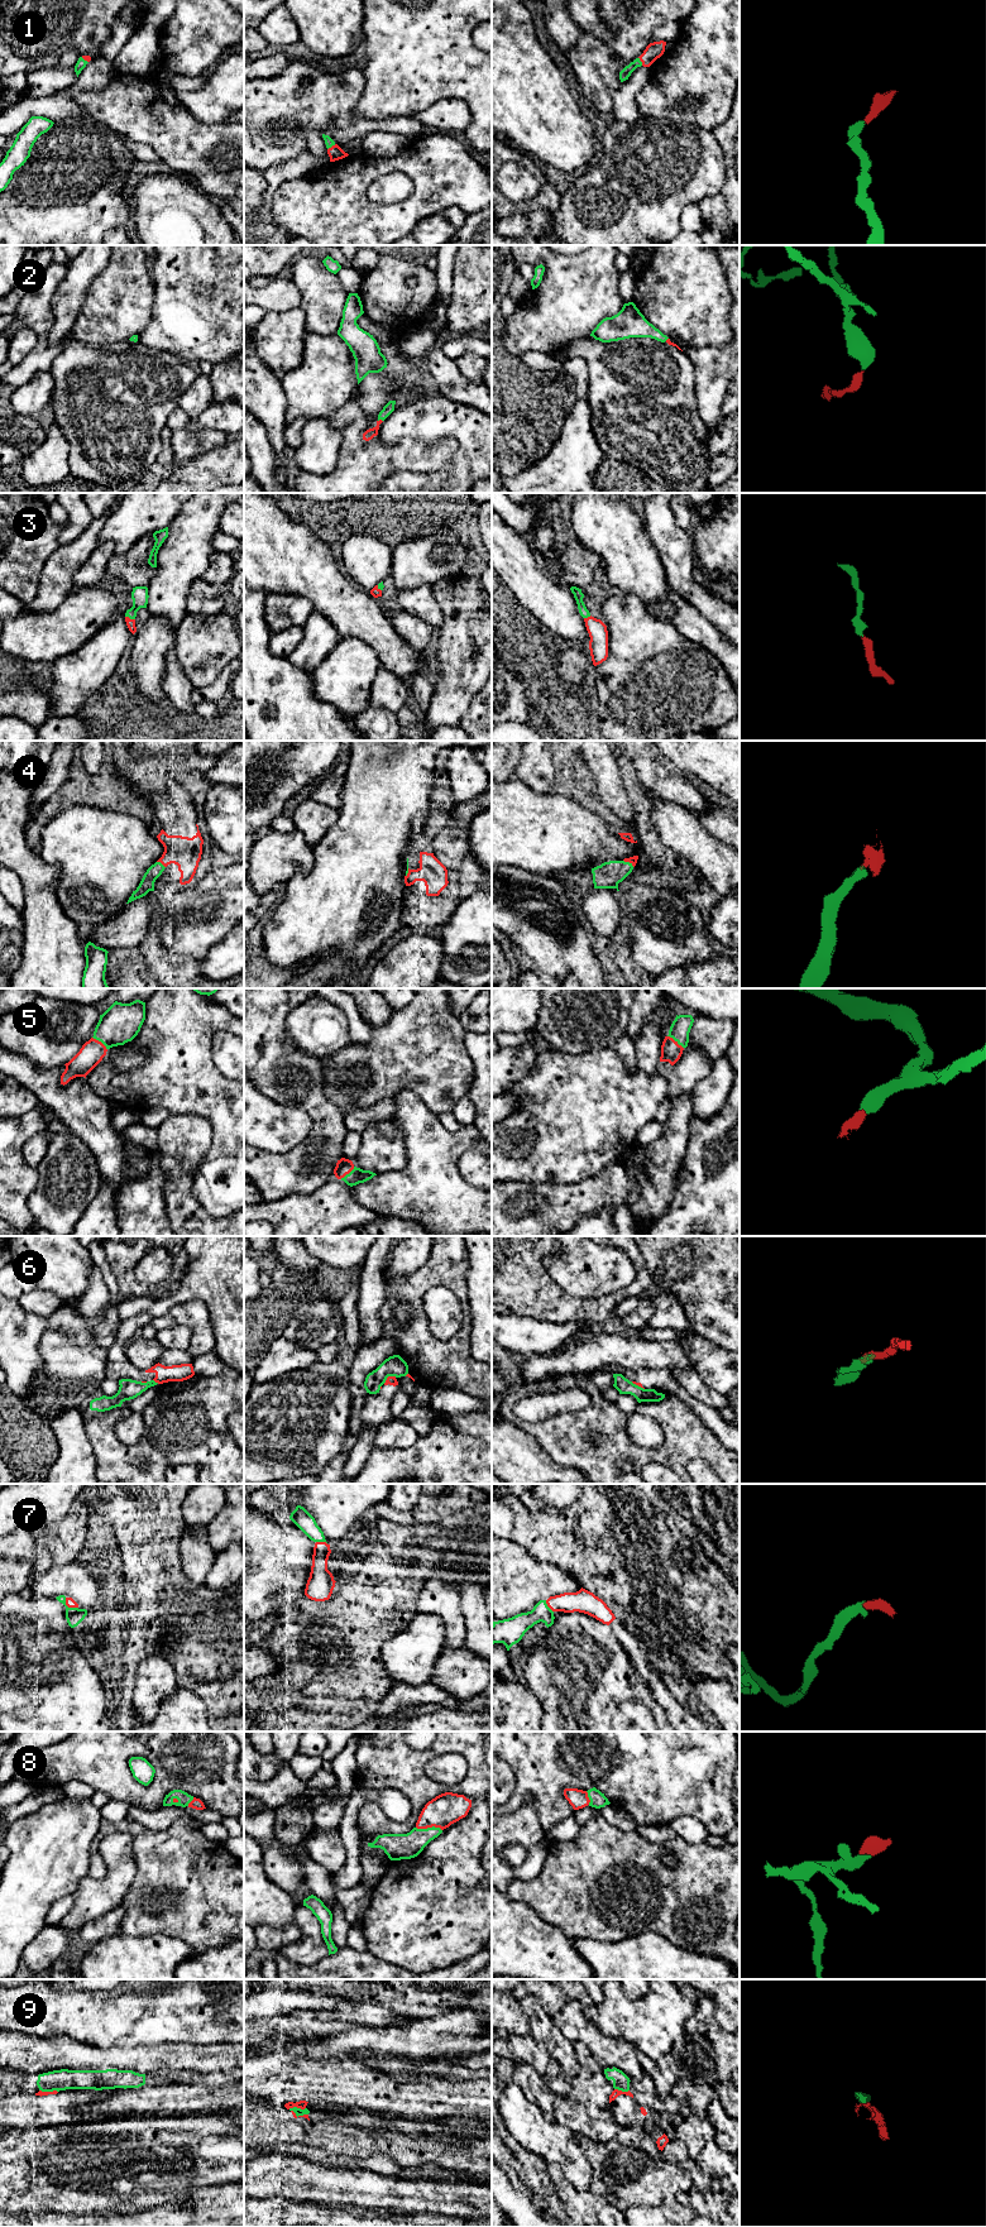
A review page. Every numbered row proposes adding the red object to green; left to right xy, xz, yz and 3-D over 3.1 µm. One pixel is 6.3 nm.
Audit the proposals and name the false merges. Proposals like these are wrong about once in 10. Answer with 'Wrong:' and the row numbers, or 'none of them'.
Wrong: 6, 9

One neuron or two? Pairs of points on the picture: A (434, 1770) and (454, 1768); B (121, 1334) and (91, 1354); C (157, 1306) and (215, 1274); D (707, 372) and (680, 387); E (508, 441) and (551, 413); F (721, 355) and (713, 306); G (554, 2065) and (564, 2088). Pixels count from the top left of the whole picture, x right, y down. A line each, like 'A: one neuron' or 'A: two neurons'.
A: one neuron
B: two neurons
C: one neuron
D: two neurons
E: one neuron
F: two neurons
G: one neuron

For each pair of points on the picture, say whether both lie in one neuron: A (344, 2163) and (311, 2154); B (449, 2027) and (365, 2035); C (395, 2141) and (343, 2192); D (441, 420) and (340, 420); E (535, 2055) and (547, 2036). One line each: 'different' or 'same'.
A: same
B: same
C: different
D: different
E: different

